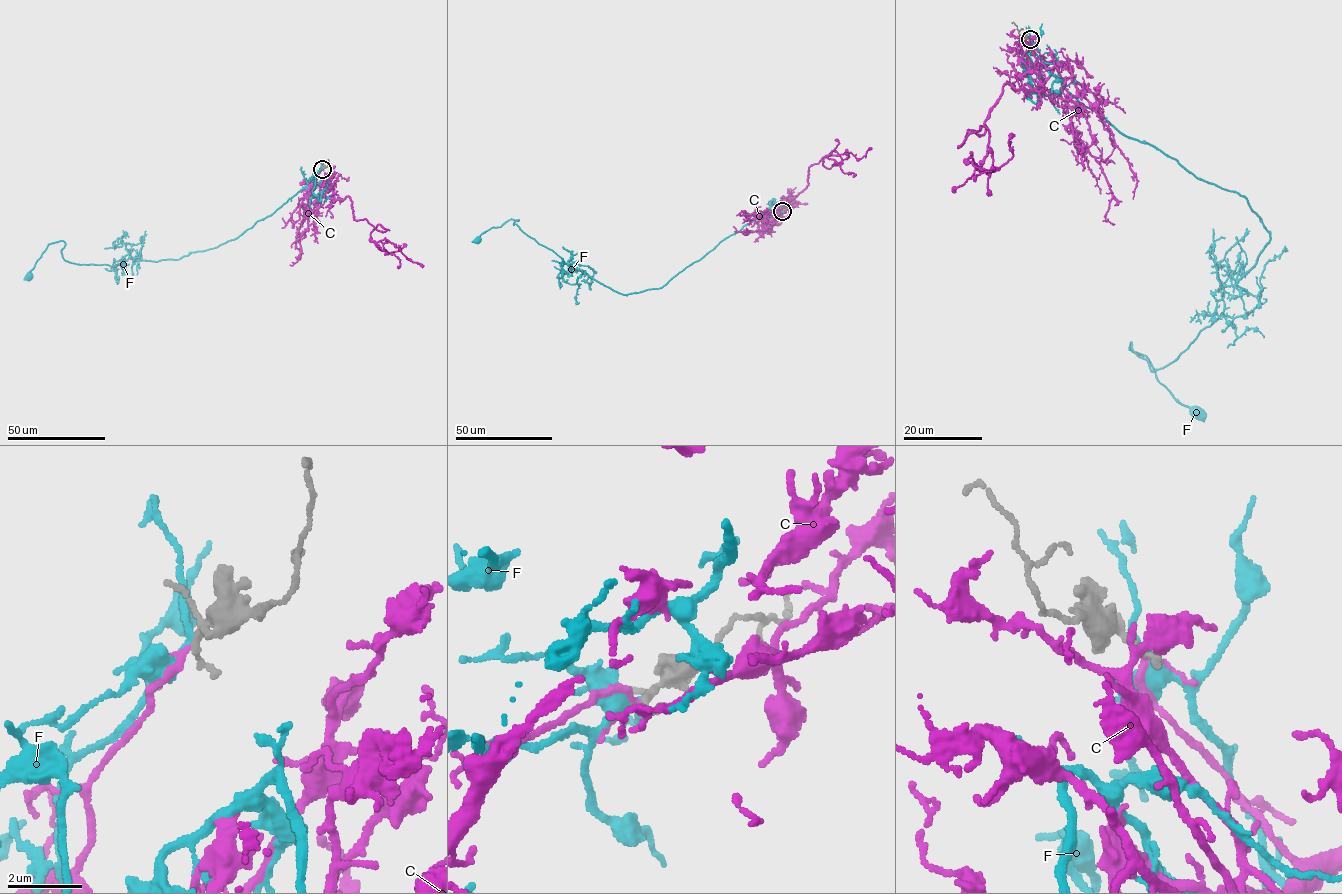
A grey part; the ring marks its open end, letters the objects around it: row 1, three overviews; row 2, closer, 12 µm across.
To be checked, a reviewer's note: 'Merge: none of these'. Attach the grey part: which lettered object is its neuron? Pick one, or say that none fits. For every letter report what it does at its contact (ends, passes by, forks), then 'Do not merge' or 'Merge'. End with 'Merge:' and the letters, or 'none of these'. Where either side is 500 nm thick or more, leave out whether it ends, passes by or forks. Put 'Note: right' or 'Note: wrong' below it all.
C: It passes by. Merge
F: It passes by. Do not merge
Merge: C
Note: wrong

